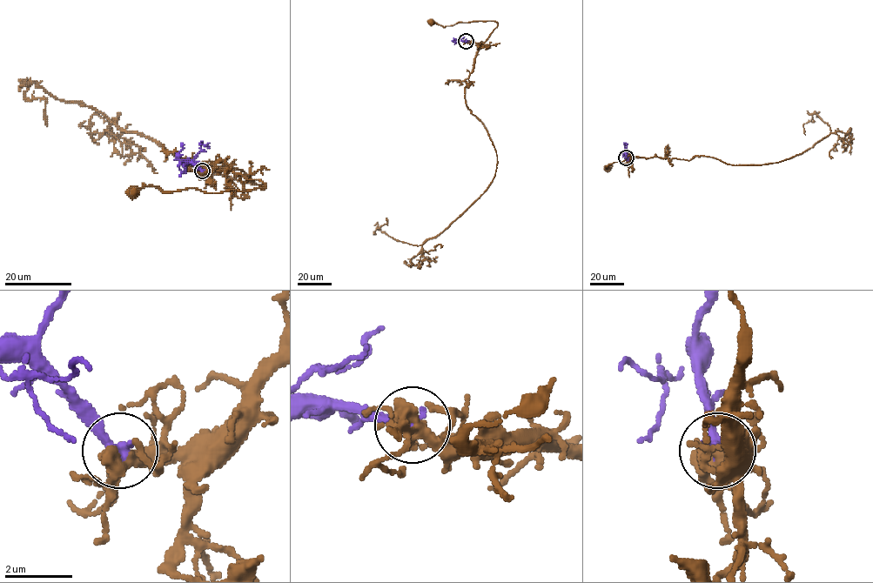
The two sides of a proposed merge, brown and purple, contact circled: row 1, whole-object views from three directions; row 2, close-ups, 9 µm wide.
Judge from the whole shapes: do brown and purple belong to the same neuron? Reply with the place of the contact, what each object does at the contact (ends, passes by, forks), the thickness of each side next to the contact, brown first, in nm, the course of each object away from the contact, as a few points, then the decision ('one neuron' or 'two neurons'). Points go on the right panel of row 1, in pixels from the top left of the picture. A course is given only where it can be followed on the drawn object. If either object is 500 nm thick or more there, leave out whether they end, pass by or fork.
(626, 157) | brown forks | purple ends | 380/340 nm | brown via (626, 157), (627, 153), (630, 157), (609, 164), (607, 169), (612, 166), (608, 165), (607, 170) | purple via (626, 157), (625, 144) | one neuron

